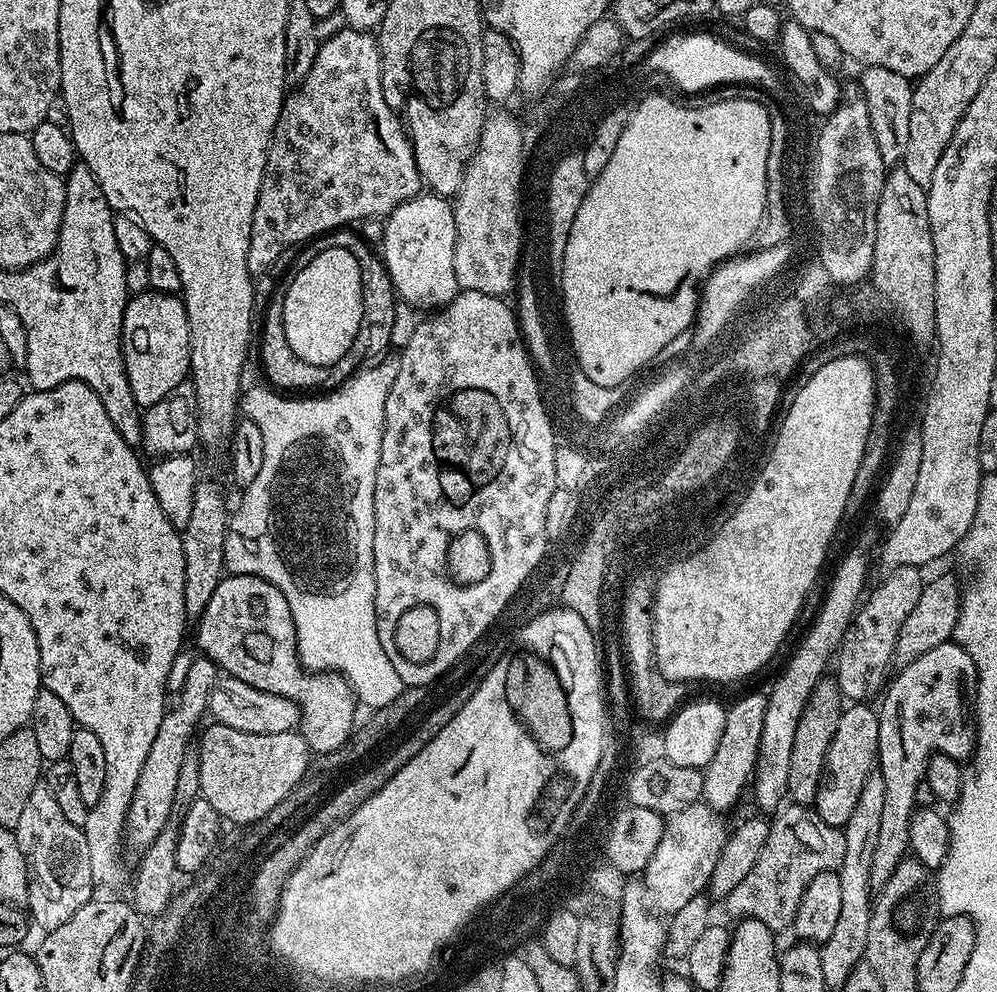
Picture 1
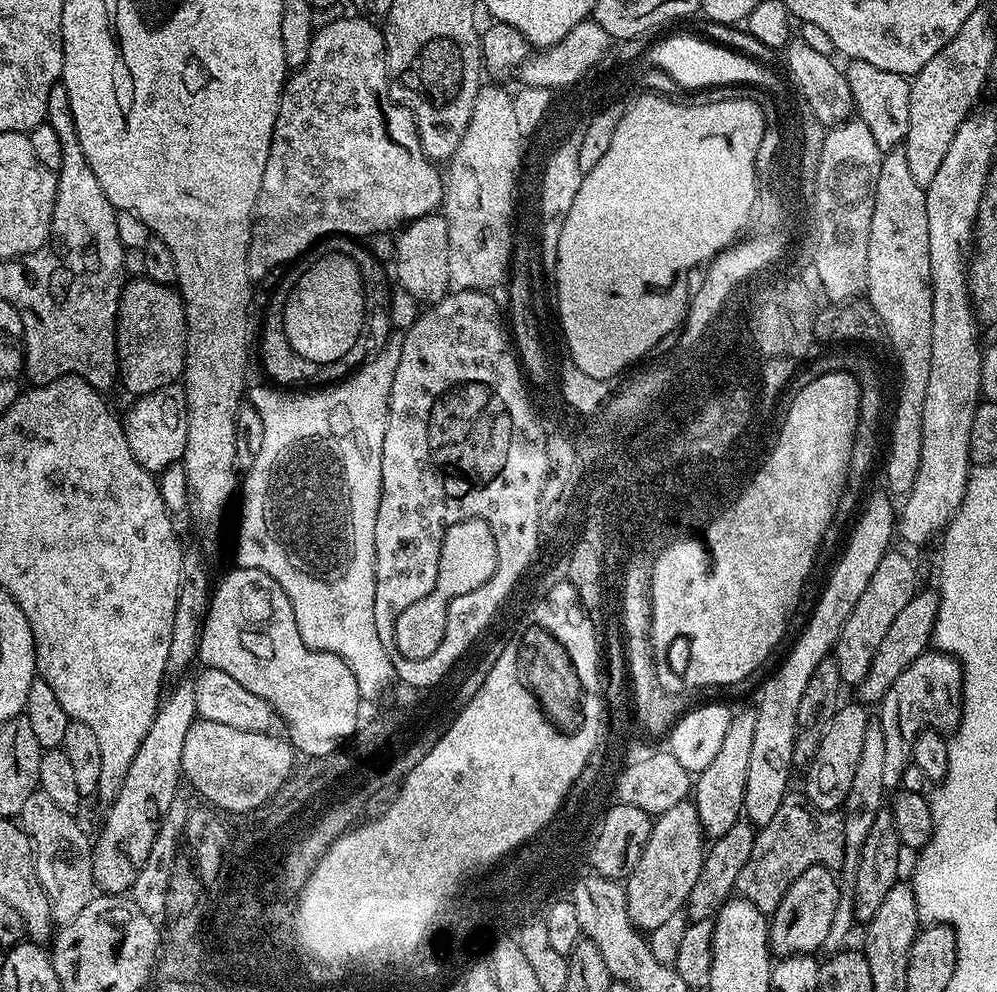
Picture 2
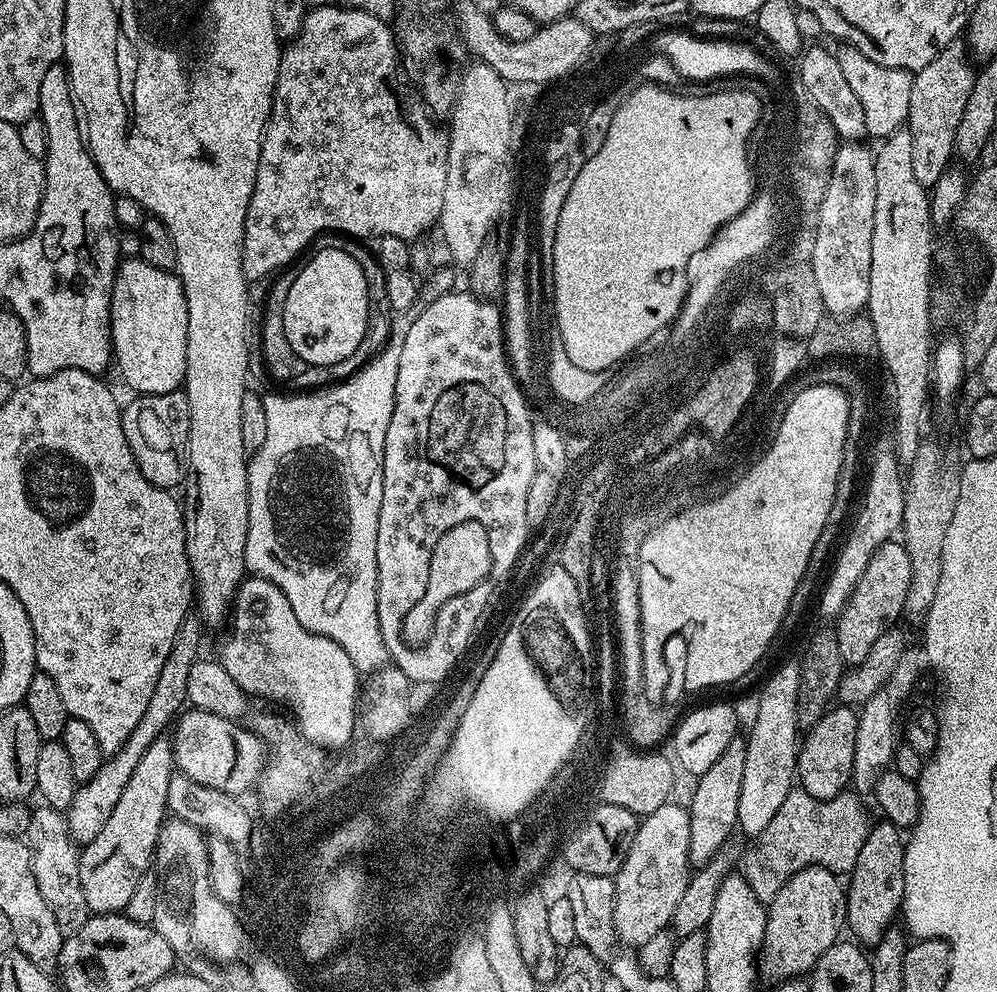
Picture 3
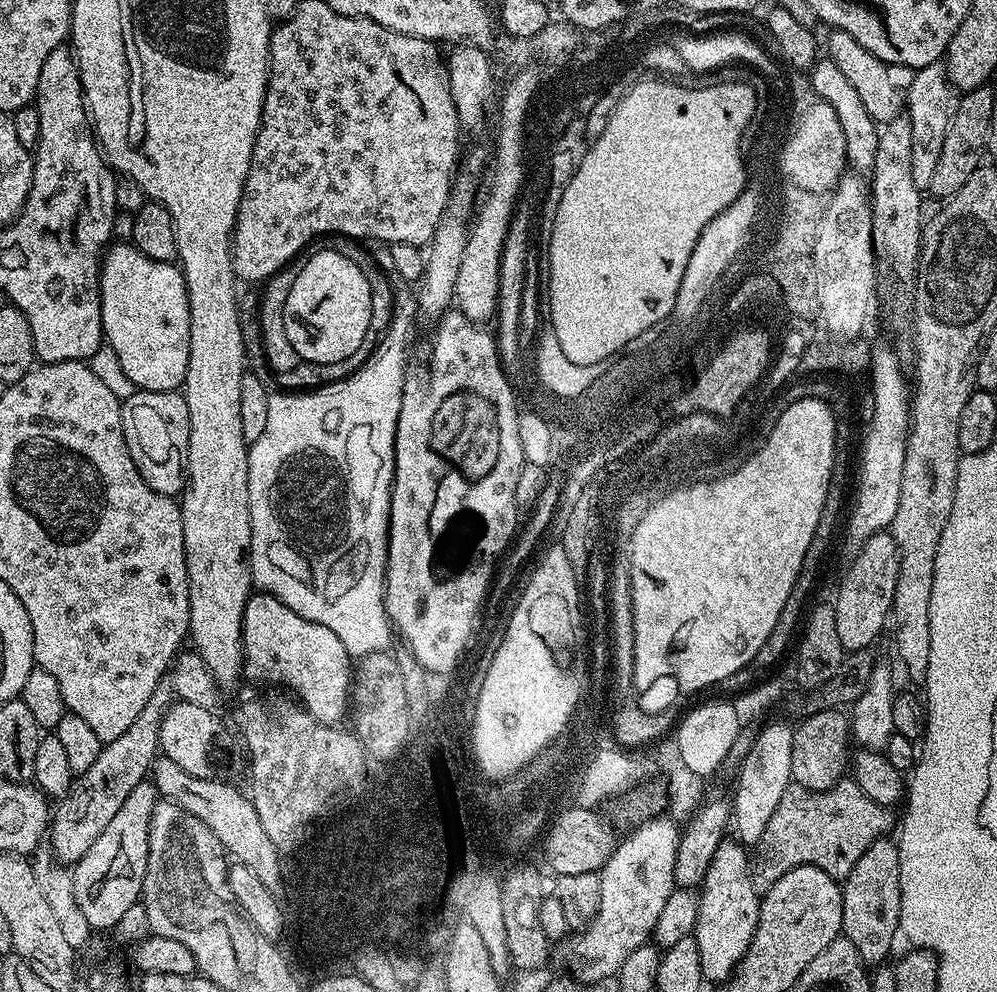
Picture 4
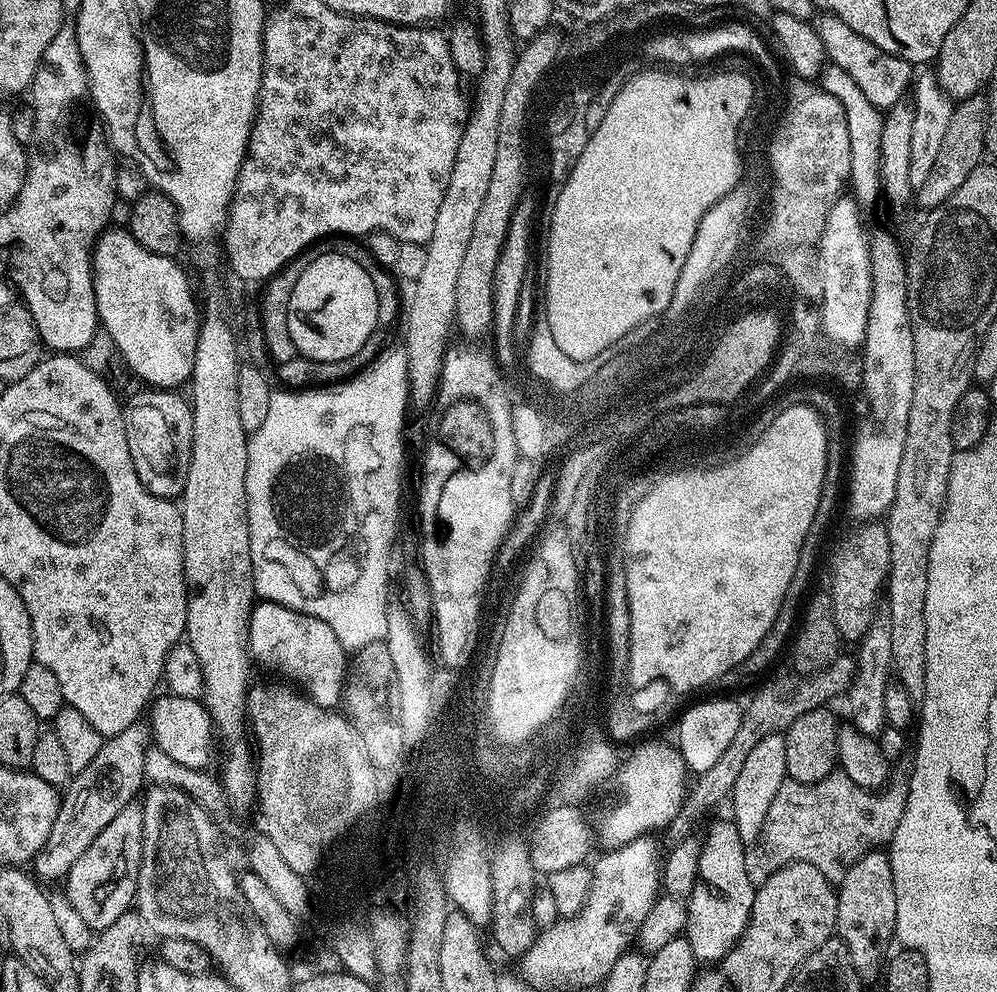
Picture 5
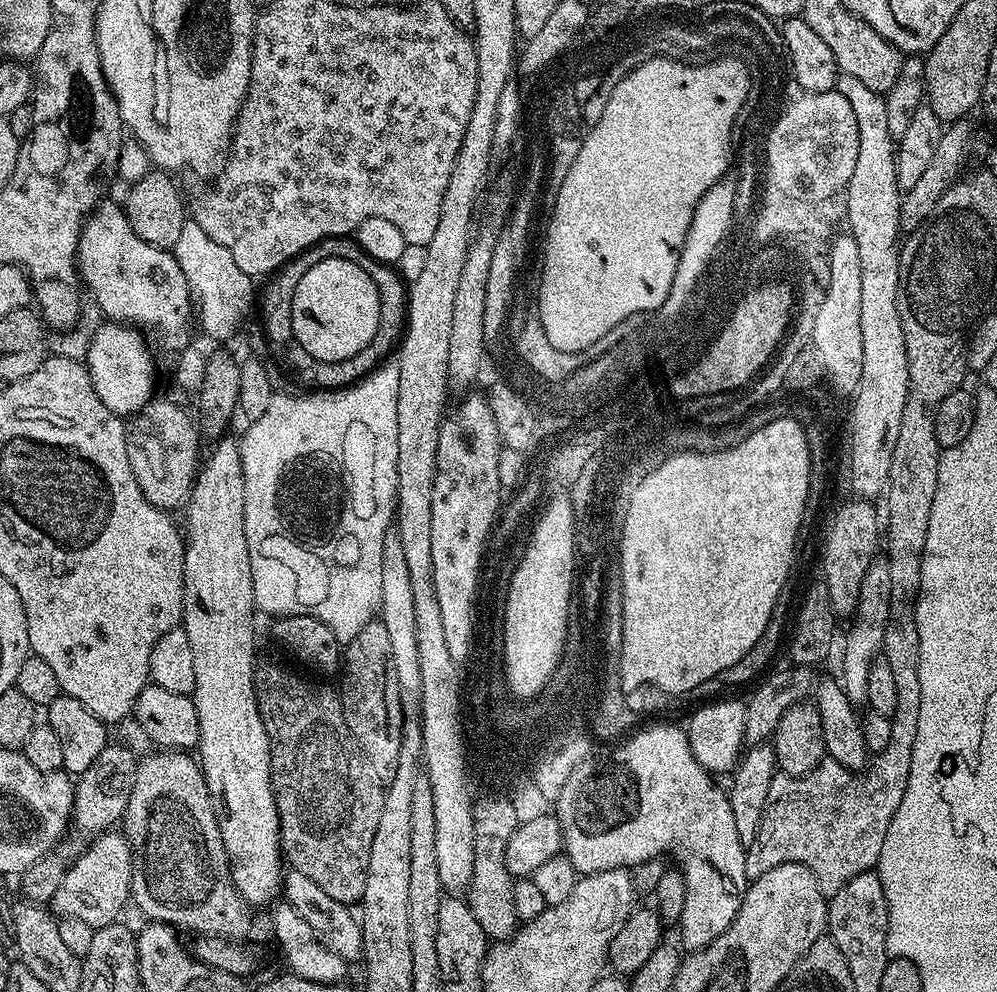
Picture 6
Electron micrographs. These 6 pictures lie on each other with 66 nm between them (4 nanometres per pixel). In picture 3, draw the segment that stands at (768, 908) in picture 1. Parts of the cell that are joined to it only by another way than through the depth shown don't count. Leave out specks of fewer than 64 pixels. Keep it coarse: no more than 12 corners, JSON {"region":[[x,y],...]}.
{"region":[[792,787],[742,860],[764,905],[803,868],[852,871],[870,831],[855,791]]}

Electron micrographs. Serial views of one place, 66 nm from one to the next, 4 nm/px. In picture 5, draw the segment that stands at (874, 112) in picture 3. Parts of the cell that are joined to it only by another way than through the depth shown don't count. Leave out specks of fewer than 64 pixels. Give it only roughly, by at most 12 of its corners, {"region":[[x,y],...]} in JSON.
{"region":[[824,14],[814,27],[829,61],[876,108],[893,108],[913,65]]}

